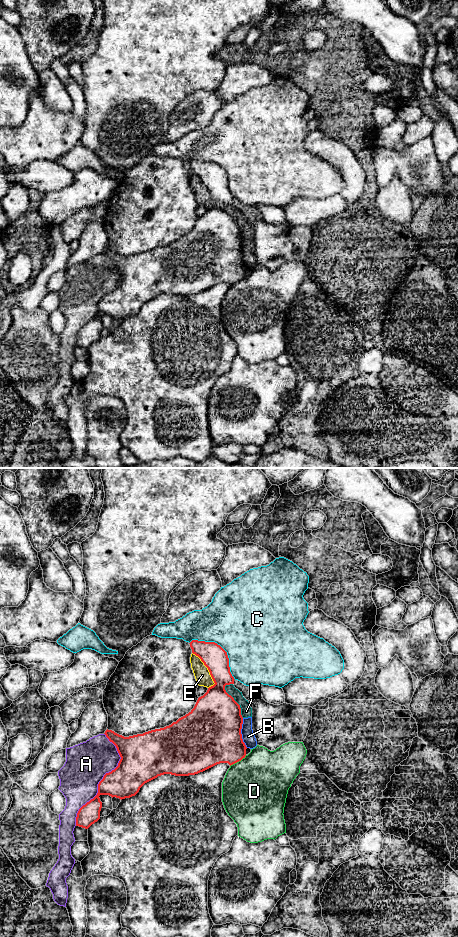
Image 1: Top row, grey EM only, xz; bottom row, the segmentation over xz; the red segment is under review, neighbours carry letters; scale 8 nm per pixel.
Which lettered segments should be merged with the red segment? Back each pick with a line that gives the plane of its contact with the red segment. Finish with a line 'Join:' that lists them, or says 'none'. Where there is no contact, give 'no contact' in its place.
Join: none

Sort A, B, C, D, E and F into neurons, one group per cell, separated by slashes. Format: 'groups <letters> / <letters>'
groups A / B E F / C / D

